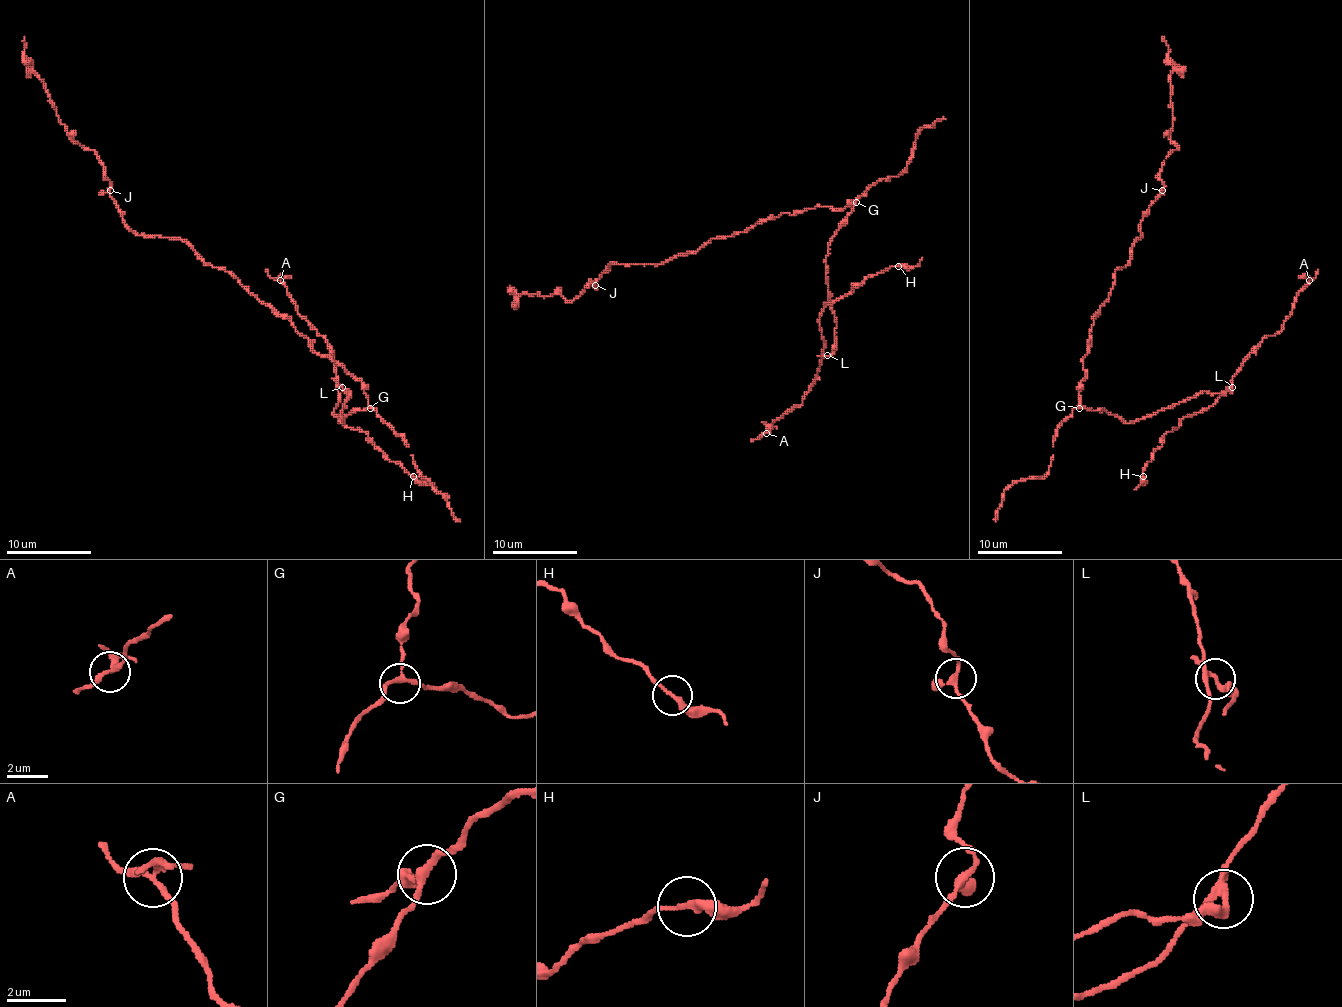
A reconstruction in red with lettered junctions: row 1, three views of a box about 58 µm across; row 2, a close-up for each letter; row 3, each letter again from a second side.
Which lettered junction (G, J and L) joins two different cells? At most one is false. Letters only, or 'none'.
L

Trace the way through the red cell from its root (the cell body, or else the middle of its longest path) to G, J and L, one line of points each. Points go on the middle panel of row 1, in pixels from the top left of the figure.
G: (794, 215), (807, 209), (843, 209), (849, 202), (856, 202)
J: (794, 215), (783, 213), (760, 219), (742, 232), (710, 238), (696, 251), (659, 264), (610, 264), (595, 285)
L: (794, 215), (817, 206), (854, 204), (826, 258), (828, 298), (836, 324), (834, 349), (828, 356)

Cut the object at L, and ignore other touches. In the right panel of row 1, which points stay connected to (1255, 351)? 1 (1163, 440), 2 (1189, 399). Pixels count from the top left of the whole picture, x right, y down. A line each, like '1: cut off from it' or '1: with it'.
1: with it
2: cut off from it

